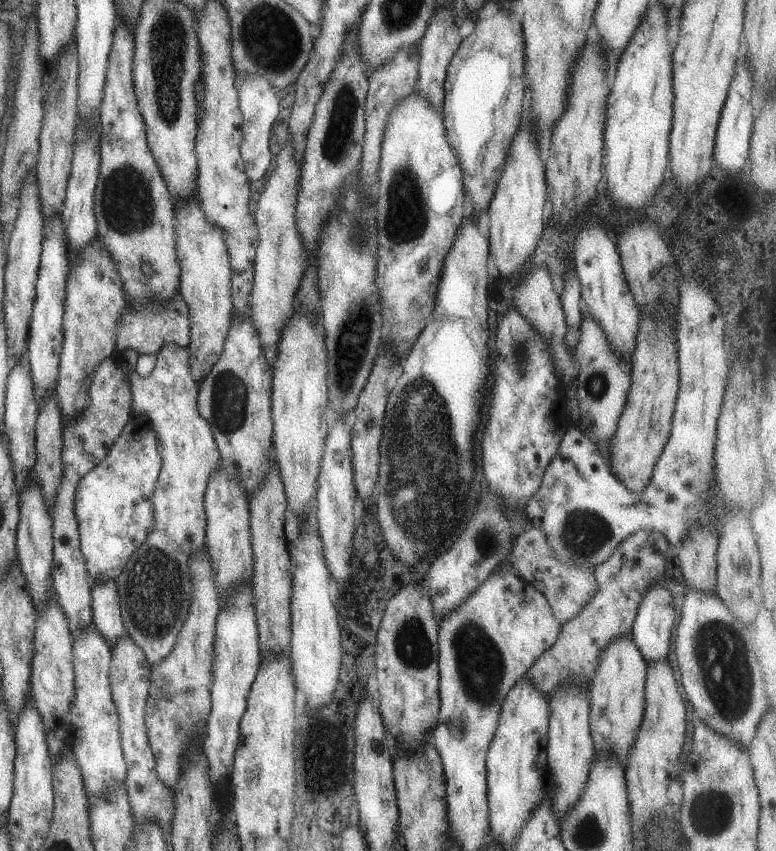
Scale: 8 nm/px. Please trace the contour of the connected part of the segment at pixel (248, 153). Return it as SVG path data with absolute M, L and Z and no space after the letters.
M239 75L235 82L238 109L242 116L242 139L240 142L240 155L243 161L243 170L246 177L251 181L263 179L263 174L269 166L271 154L269 153L269 132L271 124L277 118L279 100L277 90L274 89L263 77L259 75Z

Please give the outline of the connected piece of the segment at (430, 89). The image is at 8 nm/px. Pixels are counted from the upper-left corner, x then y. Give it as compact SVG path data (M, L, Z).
M451 3L447 7L435 8L435 12L429 17L423 36L418 40L418 75L415 88L418 95L434 109L442 106L446 68L462 39L457 33L450 9Z

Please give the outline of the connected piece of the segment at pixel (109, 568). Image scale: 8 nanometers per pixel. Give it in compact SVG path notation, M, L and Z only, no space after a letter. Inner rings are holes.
M131 411L120 435L107 454L75 485L72 511L78 526L80 551L89 582L113 579L123 570L125 561L152 529L150 494L162 462L152 422Z

